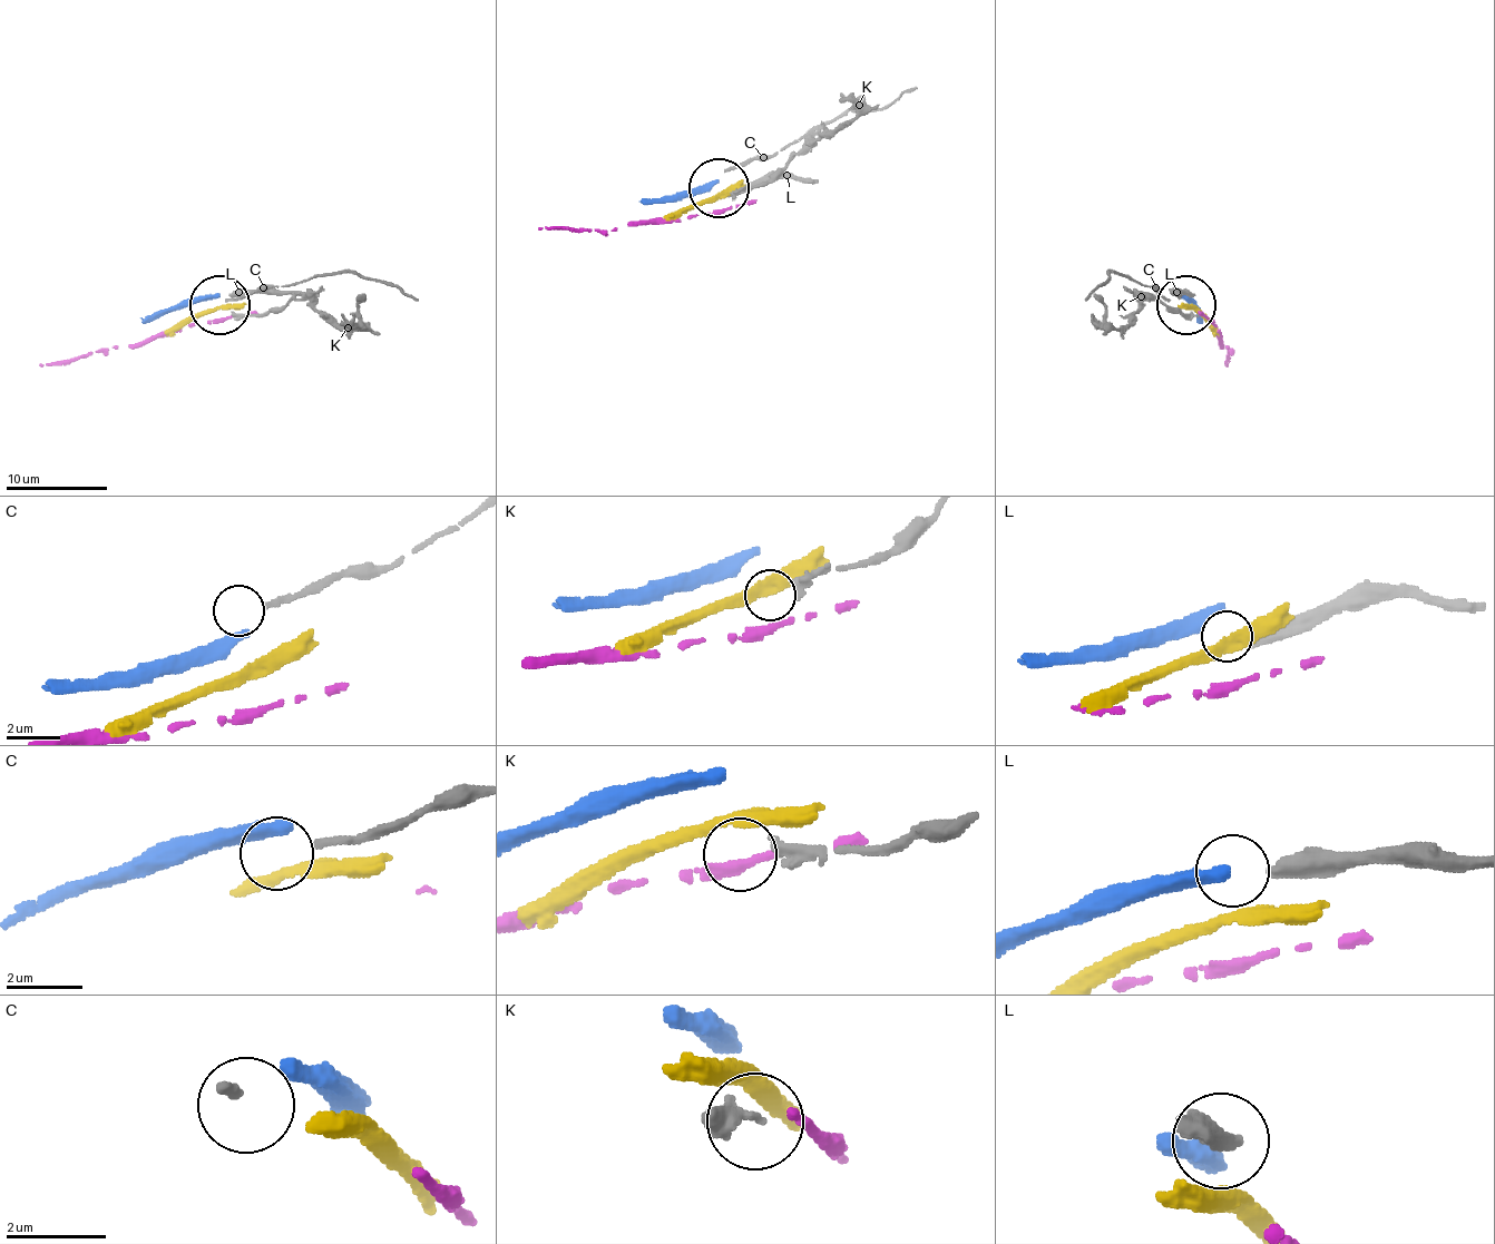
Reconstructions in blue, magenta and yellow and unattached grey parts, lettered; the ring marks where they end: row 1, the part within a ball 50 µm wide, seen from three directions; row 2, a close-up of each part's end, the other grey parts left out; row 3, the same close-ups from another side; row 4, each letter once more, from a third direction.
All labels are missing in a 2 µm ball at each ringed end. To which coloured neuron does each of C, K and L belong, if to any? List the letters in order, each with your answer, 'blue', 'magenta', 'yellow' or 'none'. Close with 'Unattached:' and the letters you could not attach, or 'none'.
C: none
K: none
L: none
Unattached: C, K, L

